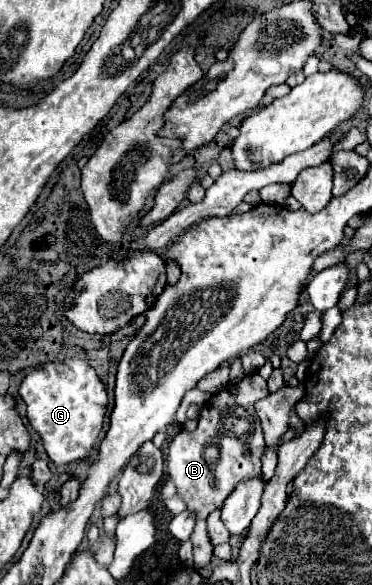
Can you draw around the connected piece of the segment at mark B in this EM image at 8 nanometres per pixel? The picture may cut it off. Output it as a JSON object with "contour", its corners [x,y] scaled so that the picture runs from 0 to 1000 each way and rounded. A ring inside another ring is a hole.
{"contour":[[[694,636],[656,643],[645,656],[613,656],[548,691],[532,732],[522,738],[489,735],[452,762],[457,821],[468,824],[478,848],[500,858],[500,868],[527,879],[527,903],[511,916],[527,971],[543,971],[570,957],[570,930],[554,909],[559,879],[597,868],[597,858],[640,827],[694,817],[704,807],[704,776],[715,762],[683,691],[715,680],[715,674],[726,674],[715,650]],[[565,769],[581,769],[581,783]]]}

